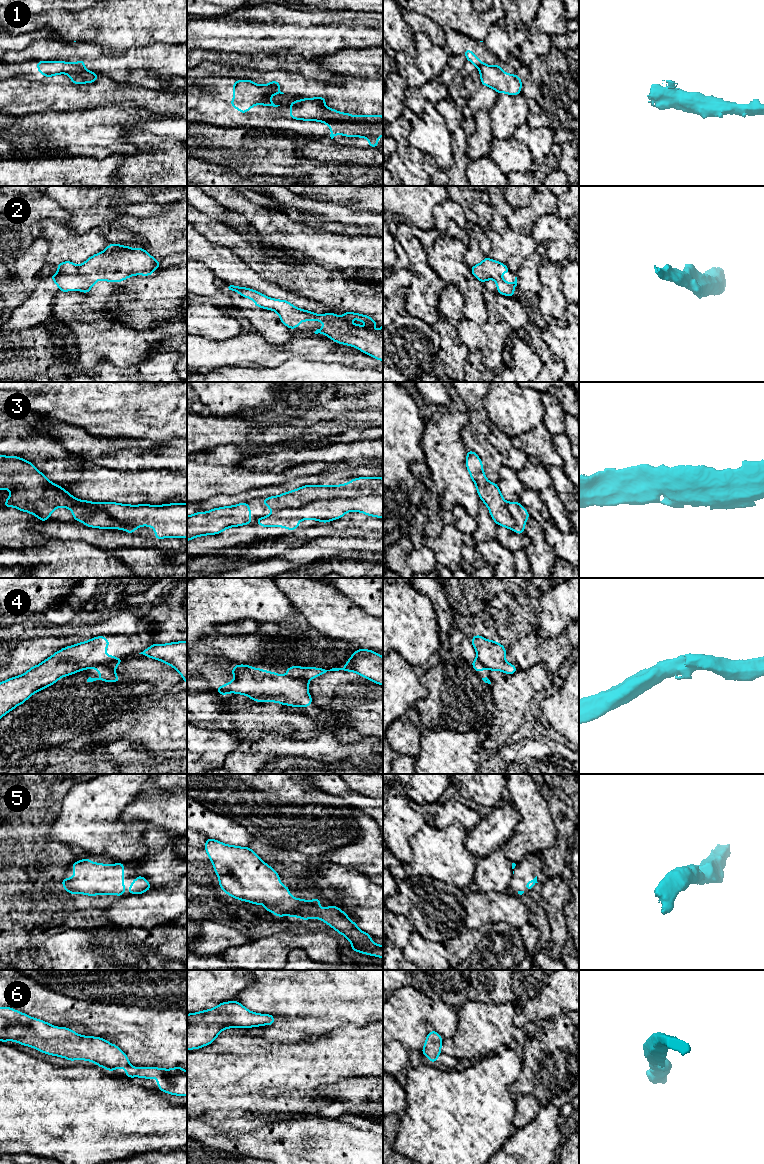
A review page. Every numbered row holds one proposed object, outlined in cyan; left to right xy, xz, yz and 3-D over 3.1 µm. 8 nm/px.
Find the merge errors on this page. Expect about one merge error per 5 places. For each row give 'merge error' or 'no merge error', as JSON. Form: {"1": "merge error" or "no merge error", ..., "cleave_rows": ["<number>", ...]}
{"1": "merge error", "2": "no merge error", "3": "merge error", "4": "merge error", "5": "no merge error", "6": "no merge error", "cleave_rows": ["1", "3", "4"]}

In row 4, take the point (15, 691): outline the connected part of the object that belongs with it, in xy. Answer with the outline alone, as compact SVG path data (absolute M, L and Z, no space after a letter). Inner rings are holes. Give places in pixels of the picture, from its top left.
M98 636L72 646L65 647L31 667L26 673L0 683L0 719L23 704L34 693L56 683L61 677L87 670L97 664L110 663L120 657L106 655L110 641Z

